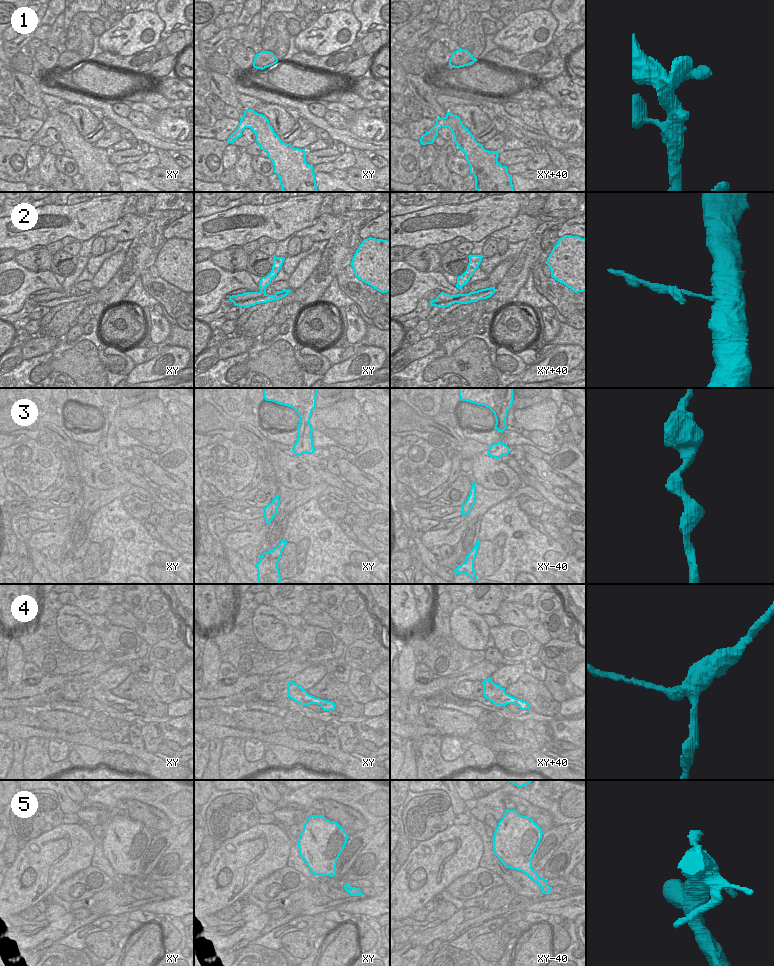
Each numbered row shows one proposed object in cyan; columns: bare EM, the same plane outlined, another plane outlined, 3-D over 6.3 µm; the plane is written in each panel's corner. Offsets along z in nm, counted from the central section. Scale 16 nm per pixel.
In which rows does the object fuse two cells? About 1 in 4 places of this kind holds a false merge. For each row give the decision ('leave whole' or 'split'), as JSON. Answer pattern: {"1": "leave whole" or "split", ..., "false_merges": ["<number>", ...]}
{"1": "leave whole", "2": "leave whole", "3": "leave whole", "4": "leave whole", "5": "leave whole", "false_merges": []}

